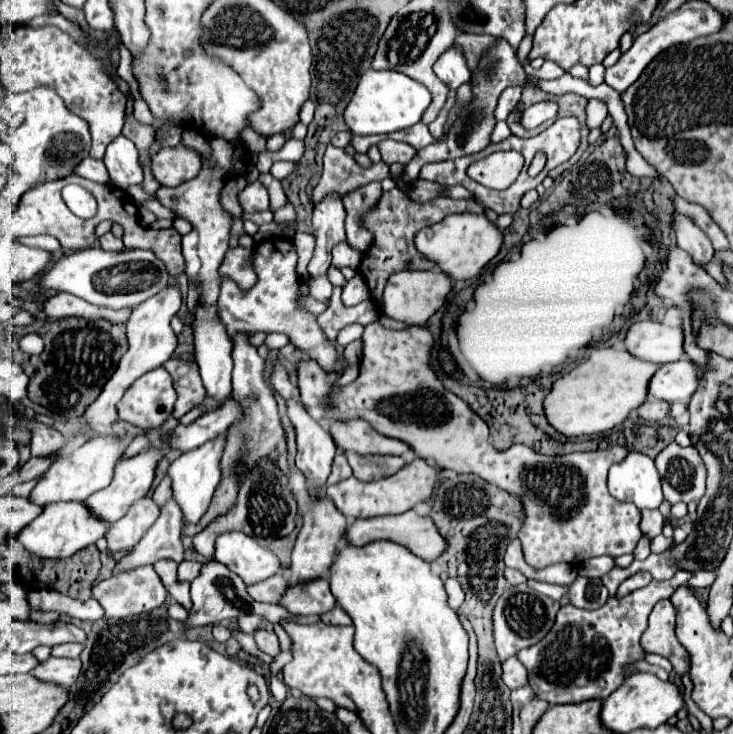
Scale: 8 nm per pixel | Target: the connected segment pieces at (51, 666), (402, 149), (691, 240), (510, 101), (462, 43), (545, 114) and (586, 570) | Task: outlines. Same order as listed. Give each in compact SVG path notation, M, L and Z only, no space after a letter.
M49 657L45 663L39 663L35 669L31 669L31 675L45 683L71 687L75 683L75 679L79 677L79 671L81 671L79 659Z
M387 139L387 141L381 141L379 145L379 151L381 151L381 159L385 163L401 163L405 165L405 161L411 161L413 155L415 155L415 149L407 143L399 143L399 141L393 141L393 139Z
M673 213L671 227L673 227L673 231L675 231L679 249L687 251L687 253L693 257L695 265L701 265L701 263L707 263L707 261L713 259L715 249L713 249L709 237L693 223L691 217Z
M525 81L523 85L515 85L515 87L507 87L503 93L501 93L501 97L499 97L499 105L497 105L497 109L495 109L495 119L497 121L501 121L501 119L507 119L507 115L515 109L515 105L519 103L519 99L521 99L521 93L523 93L523 89L529 85L529 81Z
M461 33L455 39L455 43L463 49L473 73L475 73L475 65L479 63L479 57L483 53L487 53L487 49L495 47L495 41L497 41L497 37L493 37L493 35L475 35L475 33Z
M541 101L541 103L535 103L531 107L527 107L521 115L521 125L531 131L535 127L539 127L541 123L549 121L549 119L555 119L557 115L557 103L553 101Z
M593 557L589 561L585 561L585 565L581 565L579 573L581 575L589 575L589 577L601 577L605 573L609 573L613 569L613 559L611 557Z

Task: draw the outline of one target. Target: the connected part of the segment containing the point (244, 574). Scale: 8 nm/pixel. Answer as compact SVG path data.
M227 531L217 537L213 559L227 565L247 585L269 579L279 569L279 559L269 549L239 531Z

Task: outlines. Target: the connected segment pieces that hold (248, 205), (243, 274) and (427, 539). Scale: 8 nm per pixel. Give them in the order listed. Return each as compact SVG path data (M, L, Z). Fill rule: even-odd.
M253 181L245 187L245 191L239 193L239 203L245 209L245 213L267 211L269 209L269 193L259 181Z
M237 245L237 247L227 249L225 259L219 267L219 273L233 279L243 291L253 287L257 281L255 271L253 271L253 247Z
M407 511L407 513L401 513L401 515L383 515L383 517L371 517L371 519L355 519L353 525L345 531L343 539L347 543L351 543L353 547L363 547L363 545L369 545L371 541L381 541L381 539L393 541L393 543L399 543L399 545L407 547L413 555L417 555L417 557L421 557L425 561L435 561L447 549L447 543L439 535L439 531L433 525L433 521L429 517L417 515L415 511Z

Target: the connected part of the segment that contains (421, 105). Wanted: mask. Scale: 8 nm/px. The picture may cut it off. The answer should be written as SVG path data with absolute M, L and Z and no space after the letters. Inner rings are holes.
M367 69L359 79L359 85L343 113L345 123L355 135L379 135L407 129L421 121L423 111L431 103L431 93L415 79L399 71L377 71Z

